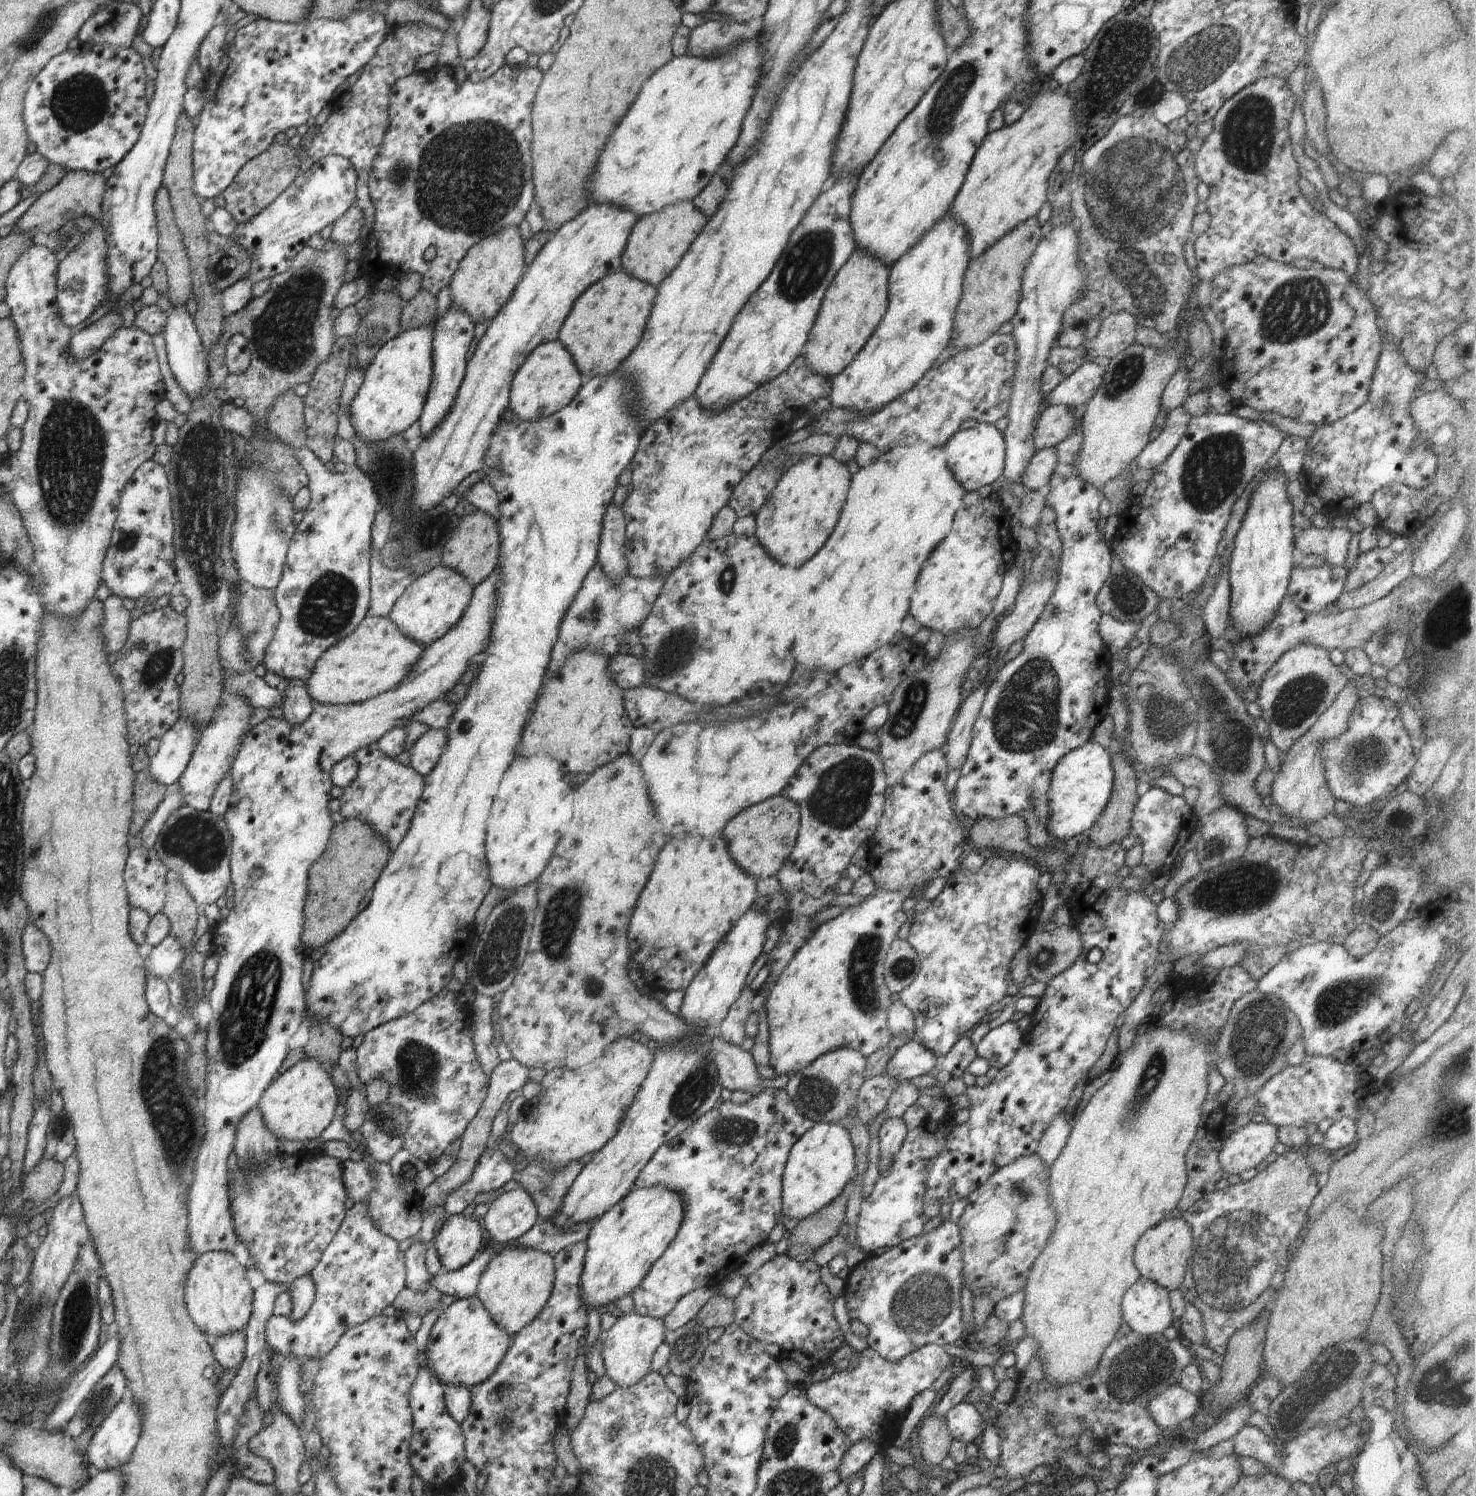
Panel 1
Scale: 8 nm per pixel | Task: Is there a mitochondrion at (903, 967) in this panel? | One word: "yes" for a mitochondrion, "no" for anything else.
yes

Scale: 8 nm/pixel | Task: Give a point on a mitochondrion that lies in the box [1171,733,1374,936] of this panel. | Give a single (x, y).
(1248, 887)

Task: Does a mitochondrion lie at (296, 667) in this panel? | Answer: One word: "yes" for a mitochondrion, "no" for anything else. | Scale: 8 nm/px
no

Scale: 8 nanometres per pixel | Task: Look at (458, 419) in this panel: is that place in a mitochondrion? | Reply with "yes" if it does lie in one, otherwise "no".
no

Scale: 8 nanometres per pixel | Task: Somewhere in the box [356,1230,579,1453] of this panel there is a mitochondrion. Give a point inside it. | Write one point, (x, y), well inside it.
(504, 1412)

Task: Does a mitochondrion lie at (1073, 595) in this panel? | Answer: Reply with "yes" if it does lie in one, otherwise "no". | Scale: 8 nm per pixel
no

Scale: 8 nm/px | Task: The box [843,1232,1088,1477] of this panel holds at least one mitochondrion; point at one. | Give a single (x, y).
(921, 1302)

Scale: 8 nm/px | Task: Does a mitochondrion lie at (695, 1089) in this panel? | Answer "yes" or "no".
yes

